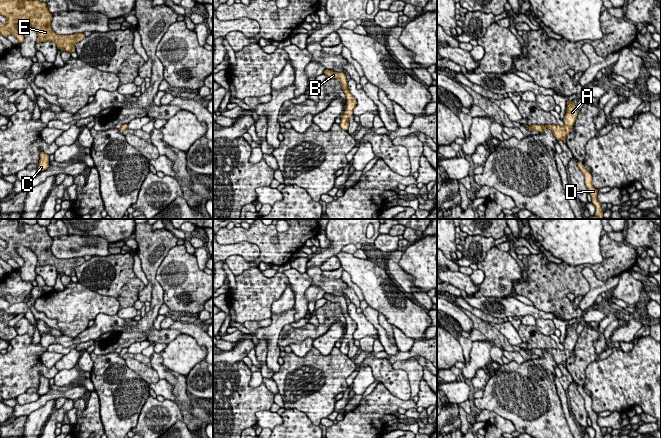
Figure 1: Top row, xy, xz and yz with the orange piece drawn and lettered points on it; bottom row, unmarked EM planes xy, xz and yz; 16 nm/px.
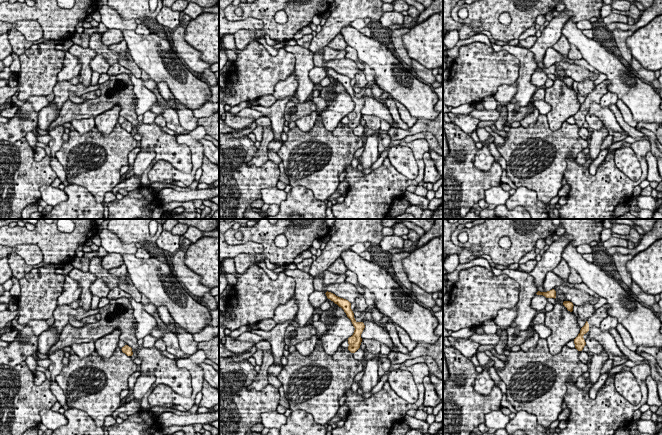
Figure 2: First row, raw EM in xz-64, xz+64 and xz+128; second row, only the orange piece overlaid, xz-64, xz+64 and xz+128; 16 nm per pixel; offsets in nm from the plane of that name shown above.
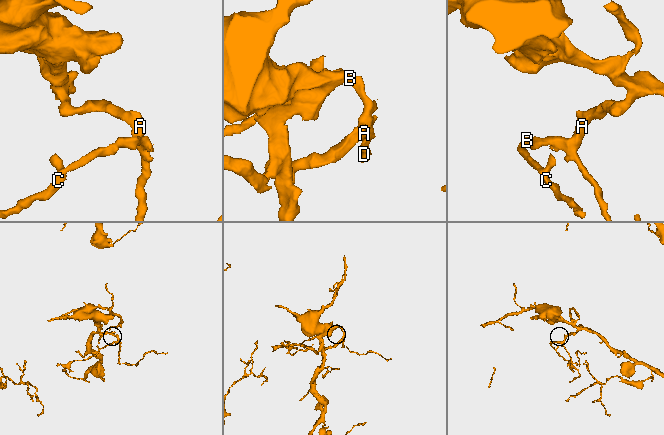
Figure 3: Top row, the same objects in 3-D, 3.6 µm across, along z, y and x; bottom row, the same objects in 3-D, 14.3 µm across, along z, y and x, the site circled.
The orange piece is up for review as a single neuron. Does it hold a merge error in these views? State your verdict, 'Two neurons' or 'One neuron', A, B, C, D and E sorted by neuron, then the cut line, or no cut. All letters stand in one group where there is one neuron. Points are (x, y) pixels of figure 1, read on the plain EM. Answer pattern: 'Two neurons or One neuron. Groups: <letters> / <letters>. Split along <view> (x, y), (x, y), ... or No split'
One neuron. Groups: A B C D E. No split

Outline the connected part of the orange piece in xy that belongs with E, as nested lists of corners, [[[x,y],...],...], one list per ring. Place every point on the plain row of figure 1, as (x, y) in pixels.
[[[0,219],[0,238],[7,243],[6,247],[0,246],[0,258],[4,261],[13,259],[19,267],[24,265],[24,260],[17,253],[18,245],[29,248],[37,256],[36,267],[52,265],[58,273],[69,277],[75,276],[75,268],[85,262],[84,257],[56,258],[51,251],[52,238],[47,227],[39,224],[28,225],[18,220]]]

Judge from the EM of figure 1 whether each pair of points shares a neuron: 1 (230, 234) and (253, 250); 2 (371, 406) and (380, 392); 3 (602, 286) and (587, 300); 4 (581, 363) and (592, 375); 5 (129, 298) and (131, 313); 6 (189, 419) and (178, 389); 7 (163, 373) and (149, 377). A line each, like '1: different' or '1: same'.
1: different
2: same
3: same
4: different
5: different
6: same
7: different

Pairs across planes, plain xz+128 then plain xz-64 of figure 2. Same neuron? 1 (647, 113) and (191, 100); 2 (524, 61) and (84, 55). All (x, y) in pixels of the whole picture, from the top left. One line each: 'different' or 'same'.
1: same
2: same

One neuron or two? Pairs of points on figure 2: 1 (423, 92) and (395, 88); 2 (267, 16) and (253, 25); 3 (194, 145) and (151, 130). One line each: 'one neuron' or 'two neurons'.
1: one neuron
2: two neurons
3: two neurons

